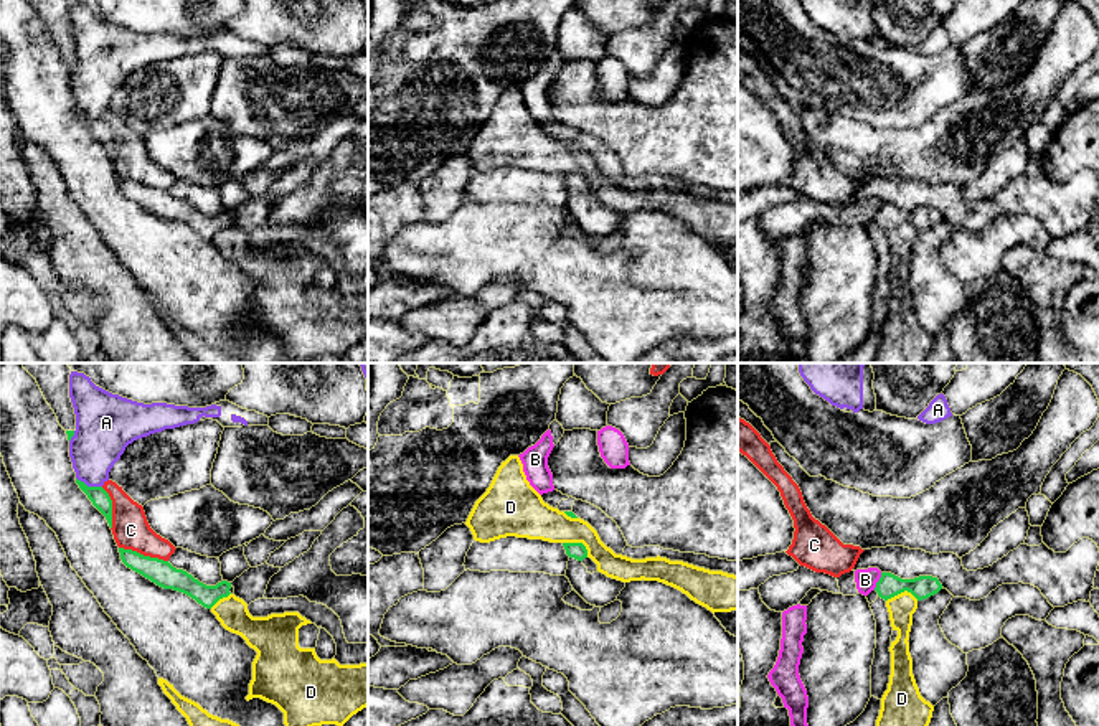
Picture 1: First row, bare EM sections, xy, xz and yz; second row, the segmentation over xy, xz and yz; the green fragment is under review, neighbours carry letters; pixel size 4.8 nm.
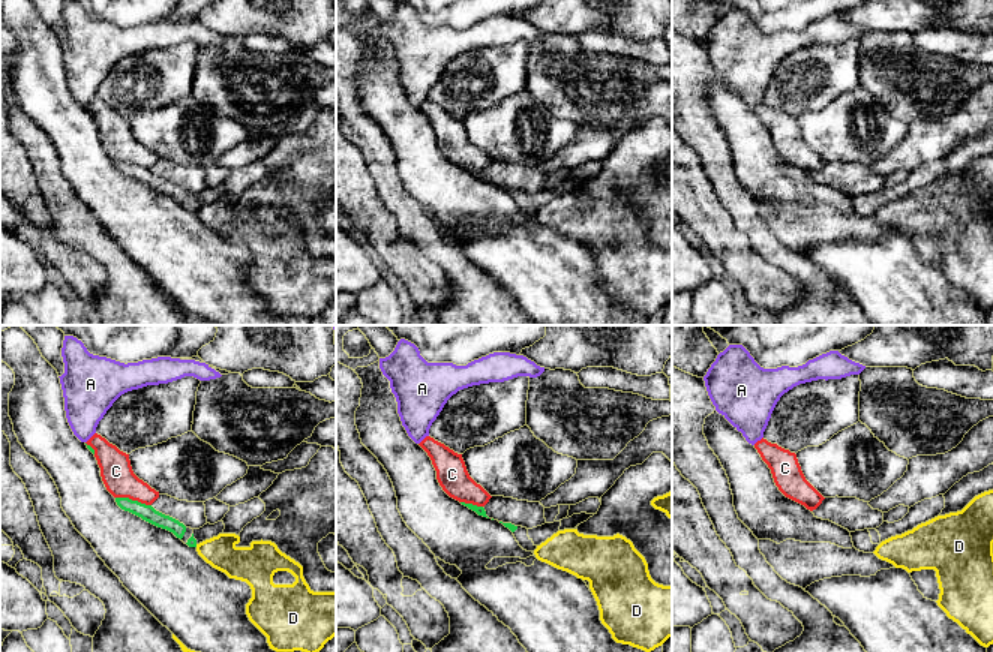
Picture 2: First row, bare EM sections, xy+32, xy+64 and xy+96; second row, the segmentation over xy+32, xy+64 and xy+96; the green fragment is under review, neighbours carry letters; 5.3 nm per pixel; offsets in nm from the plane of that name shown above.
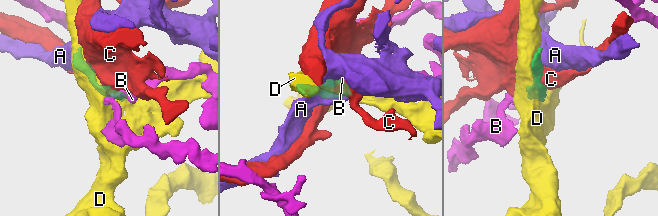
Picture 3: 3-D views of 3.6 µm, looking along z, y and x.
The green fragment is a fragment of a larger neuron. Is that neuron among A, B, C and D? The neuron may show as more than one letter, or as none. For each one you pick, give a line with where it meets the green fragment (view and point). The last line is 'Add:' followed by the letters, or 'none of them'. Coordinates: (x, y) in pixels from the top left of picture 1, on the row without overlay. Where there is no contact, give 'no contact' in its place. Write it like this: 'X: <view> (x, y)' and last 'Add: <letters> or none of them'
Add: none of them

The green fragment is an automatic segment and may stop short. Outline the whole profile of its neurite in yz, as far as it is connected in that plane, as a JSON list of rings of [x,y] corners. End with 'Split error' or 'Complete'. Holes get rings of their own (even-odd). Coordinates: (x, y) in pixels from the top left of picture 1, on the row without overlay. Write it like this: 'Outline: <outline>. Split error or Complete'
Outline: [[[881,203],[880,211],[876,213],[875,221],[884,231],[908,221],[917,231],[927,229],[937,224],[942,219],[942,214],[937,208],[932,206],[919,206],[914,210],[901,210],[891,203]]]. Complete

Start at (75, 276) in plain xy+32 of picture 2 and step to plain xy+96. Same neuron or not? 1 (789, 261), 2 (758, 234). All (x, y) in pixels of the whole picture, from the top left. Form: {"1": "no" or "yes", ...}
{"1": "no", "2": "no"}

